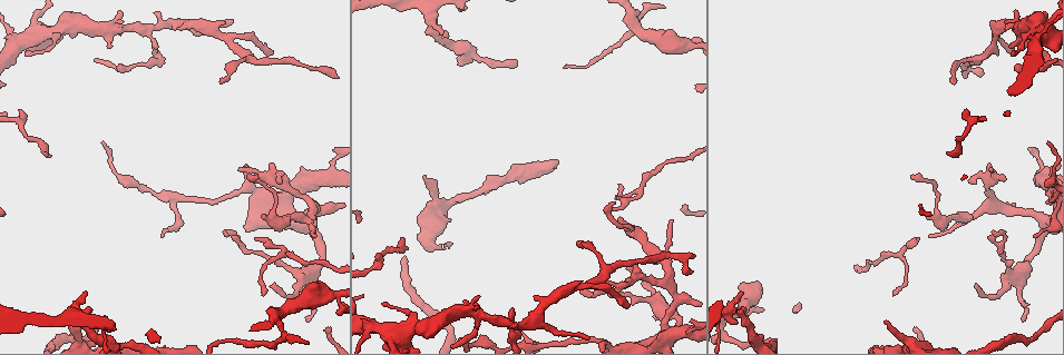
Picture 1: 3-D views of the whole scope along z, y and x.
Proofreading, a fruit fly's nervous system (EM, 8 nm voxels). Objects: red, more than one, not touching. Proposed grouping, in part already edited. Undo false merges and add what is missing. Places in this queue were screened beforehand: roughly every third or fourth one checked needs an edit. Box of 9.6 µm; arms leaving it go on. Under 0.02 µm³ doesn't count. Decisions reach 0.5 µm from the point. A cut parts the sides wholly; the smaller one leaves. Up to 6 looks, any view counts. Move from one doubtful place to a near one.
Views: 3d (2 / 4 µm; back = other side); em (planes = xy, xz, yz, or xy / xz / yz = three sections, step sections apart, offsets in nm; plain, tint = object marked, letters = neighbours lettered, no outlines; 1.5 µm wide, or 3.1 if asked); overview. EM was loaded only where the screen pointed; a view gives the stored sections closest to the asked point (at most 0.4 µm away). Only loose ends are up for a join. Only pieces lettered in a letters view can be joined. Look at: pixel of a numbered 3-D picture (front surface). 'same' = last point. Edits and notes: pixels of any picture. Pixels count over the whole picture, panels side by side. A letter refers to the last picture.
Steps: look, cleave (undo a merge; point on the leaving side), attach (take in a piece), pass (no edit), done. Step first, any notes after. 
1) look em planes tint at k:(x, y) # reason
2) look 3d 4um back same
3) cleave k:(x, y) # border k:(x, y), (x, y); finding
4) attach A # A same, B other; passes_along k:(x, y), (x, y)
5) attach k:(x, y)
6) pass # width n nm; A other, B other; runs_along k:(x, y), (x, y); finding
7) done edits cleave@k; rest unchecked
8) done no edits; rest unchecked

look em xy step 4 tint at 1:(233, 20) # thin end

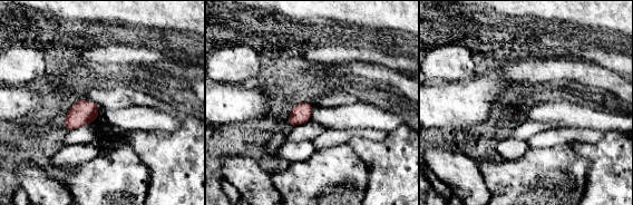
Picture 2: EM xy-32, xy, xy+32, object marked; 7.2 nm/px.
look em planes letters same # another direction

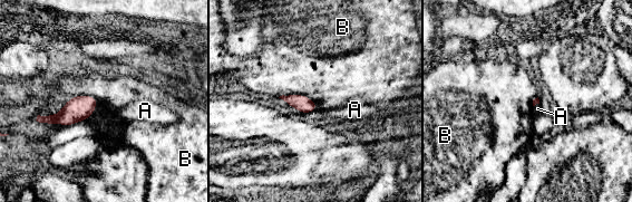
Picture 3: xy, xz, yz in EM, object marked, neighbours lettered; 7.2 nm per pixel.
pass # A other, B other; border 3:(70, 97), (93, 96), (97, 105); none of them fits

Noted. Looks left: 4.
look 3d 2um at 1:(885, 321) # an open end

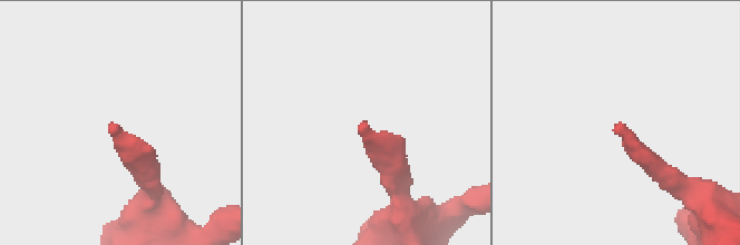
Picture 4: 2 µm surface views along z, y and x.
look em planes plain at 4:(361, 124)

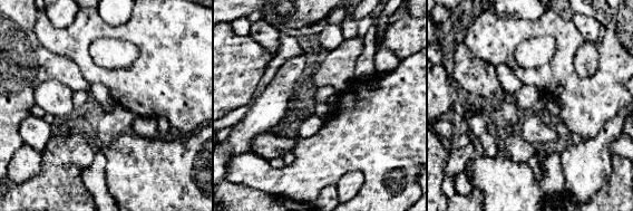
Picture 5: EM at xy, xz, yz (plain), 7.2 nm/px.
look em planes letters same

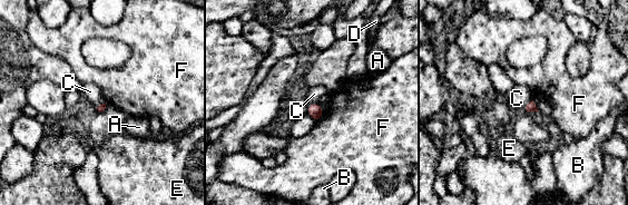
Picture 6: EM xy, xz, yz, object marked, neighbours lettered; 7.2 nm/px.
pass # longest_contact F 100 nm; A other, B other, C other, D other, E other, F other; no lettered piece goes on from it

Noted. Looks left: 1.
done no edits; rest unchecked

